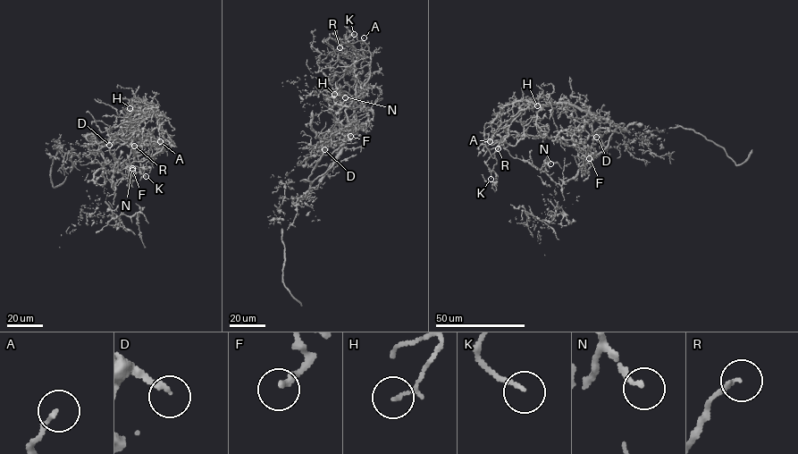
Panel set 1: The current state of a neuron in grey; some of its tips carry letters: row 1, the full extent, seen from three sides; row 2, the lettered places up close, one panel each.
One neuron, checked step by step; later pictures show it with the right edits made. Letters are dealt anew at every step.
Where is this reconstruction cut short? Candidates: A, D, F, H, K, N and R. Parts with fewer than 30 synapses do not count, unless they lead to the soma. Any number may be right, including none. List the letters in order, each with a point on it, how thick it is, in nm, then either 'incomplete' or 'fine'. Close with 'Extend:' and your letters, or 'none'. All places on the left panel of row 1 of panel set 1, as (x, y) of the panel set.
A: place (160, 141); calibre 130 nm; fine
D: place (109, 145); calibre 200 nm; fine
F: place (132, 170); calibre 200 nm; fine
H: place (130, 108); calibre 160 nm; fine
K: place (146, 176); calibre 160 nm; fine
N: place (132, 168); calibre 160 nm; fine
R: place (134, 146); calibre 150 nm; fine
Extend: none

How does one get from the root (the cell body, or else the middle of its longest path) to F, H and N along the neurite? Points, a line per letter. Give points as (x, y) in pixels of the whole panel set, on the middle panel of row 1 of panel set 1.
F: (304, 180), (308, 179), (323, 155), (323, 141), (338, 131), (350, 131), (350, 136)
H: (304, 180), (331, 167), (331, 155), (323, 152), (343, 143), (354, 118), (355, 90), (345, 85), (334, 94)
N: (304, 180), (323, 155), (322, 142), (312, 128), (312, 110), (315, 104), (328, 102), (328, 92), (345, 97)

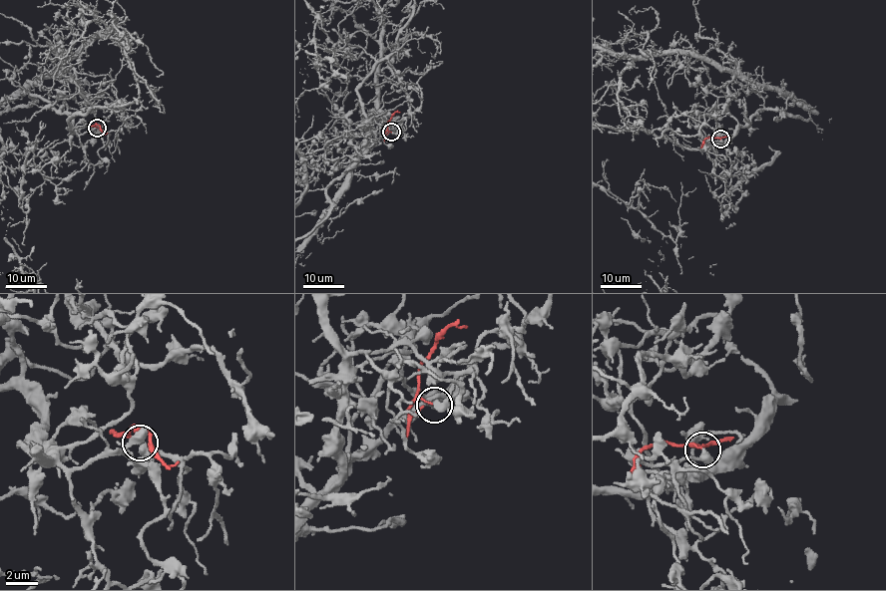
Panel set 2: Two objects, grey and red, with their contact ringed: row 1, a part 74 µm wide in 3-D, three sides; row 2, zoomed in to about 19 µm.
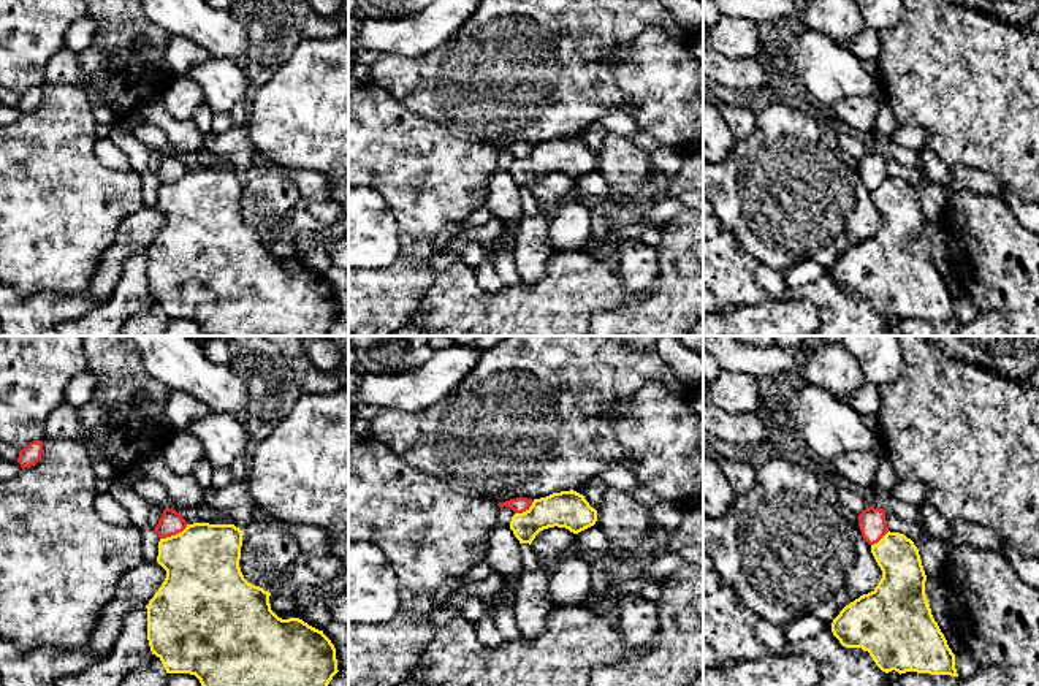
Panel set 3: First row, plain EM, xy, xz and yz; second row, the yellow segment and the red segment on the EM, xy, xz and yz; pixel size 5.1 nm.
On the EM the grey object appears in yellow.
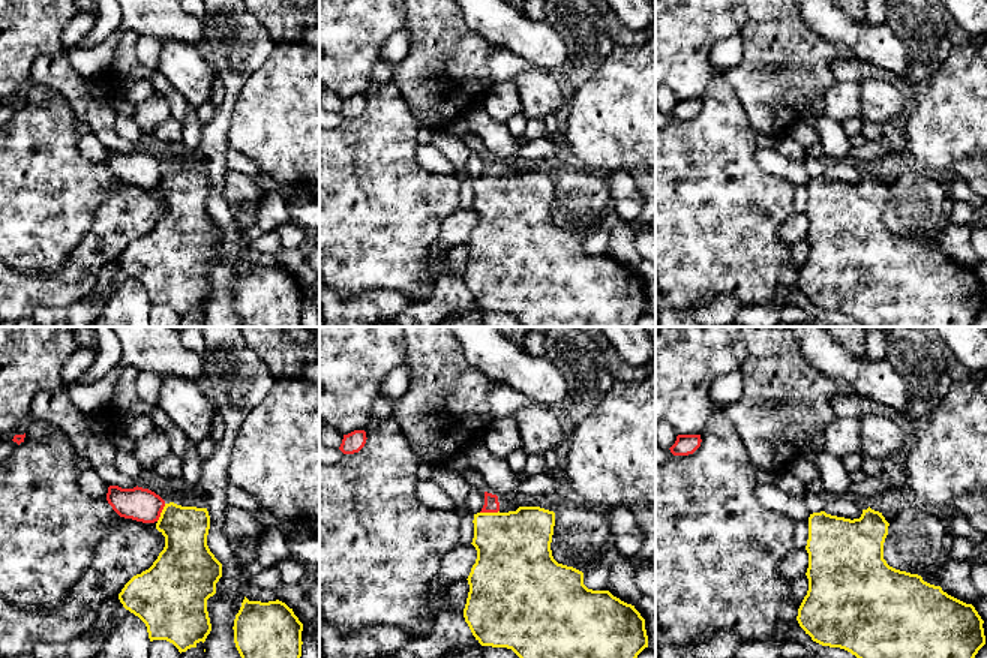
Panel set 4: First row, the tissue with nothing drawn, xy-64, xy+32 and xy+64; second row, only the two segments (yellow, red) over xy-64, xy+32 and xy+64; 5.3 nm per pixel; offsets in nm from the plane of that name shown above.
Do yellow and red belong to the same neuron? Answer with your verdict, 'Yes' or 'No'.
No

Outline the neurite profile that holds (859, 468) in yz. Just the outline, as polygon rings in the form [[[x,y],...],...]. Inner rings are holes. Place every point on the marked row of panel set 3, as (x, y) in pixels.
[[[879,444],[868,452],[851,452],[832,459],[835,471],[854,485],[870,488],[876,477],[879,464],[889,459],[887,448]]]

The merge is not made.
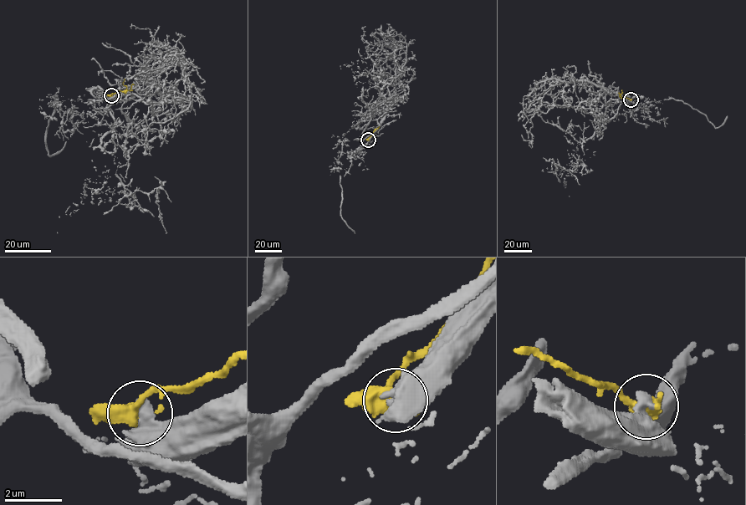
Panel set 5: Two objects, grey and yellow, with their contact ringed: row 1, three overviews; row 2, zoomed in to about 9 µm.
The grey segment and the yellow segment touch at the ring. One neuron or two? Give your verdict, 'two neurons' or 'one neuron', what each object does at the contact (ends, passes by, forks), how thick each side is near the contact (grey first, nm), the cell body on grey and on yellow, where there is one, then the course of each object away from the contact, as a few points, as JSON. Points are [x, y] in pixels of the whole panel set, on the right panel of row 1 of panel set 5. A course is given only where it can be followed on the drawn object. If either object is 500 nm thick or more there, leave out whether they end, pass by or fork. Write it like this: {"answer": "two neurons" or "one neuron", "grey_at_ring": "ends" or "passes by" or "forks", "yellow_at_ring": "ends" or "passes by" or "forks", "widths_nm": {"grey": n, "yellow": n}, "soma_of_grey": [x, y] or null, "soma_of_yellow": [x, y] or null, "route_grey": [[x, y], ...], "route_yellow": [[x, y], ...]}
{"answer": "two neurons", "widths_nm": {"grey": 600, "yellow": 440}, "soma_of_grey": null, "soma_of_yellow": null, "route_grey": [[631, 99], [603, 84], [612, 99], [631, 102], [578, 141], [581, 175], [554, 163], [556, 176], [542, 170]], "route_yellow": [[631, 99], [621, 97], [621, 89]]}

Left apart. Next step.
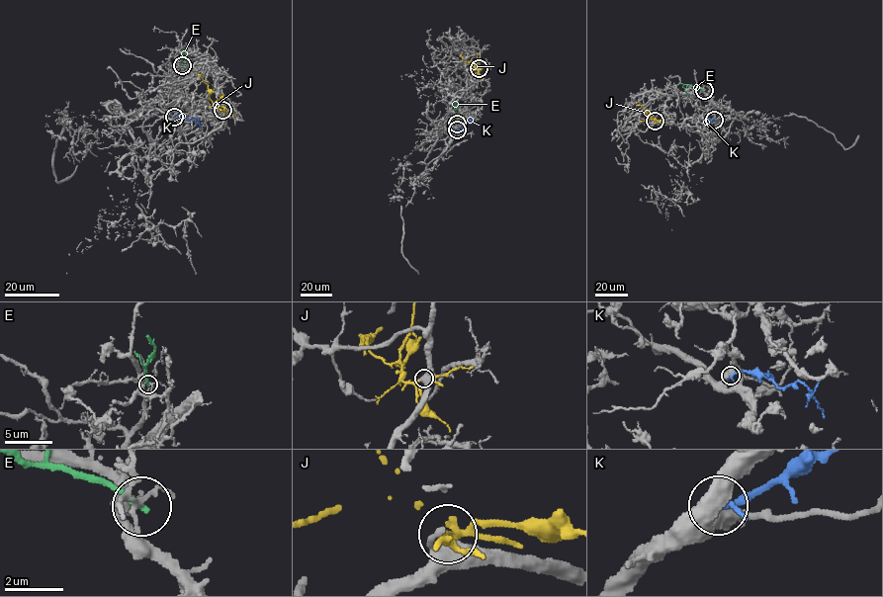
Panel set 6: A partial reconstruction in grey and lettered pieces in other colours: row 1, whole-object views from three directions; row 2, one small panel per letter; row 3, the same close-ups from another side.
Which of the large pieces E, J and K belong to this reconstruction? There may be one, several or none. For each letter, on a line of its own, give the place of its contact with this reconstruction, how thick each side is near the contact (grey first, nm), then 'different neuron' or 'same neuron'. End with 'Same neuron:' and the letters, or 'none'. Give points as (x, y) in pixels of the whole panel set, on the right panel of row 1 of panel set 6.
E: meets grey at (704, 90); 130 nm thick on the grey side, 200 nm on the other; different neuron
J: meets grey at (655, 121); 440 nm thick on the grey side, 190 nm on the other; same neuron
K: meets grey at (714, 120); 550 nm thick on the grey side, 200 nm on the other; different neuron
Same neuron: J

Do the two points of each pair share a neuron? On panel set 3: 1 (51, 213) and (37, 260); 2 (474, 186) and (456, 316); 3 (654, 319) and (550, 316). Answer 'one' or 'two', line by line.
1: one
2: two
3: two

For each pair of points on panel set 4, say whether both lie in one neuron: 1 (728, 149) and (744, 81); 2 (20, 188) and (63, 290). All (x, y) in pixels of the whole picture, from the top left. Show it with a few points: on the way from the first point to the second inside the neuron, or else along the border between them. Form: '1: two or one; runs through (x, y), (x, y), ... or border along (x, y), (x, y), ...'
1: two; border along (723, 77), (735, 90), (755, 131)
2: two; border along (77, 245), (57, 273), (20, 273)

